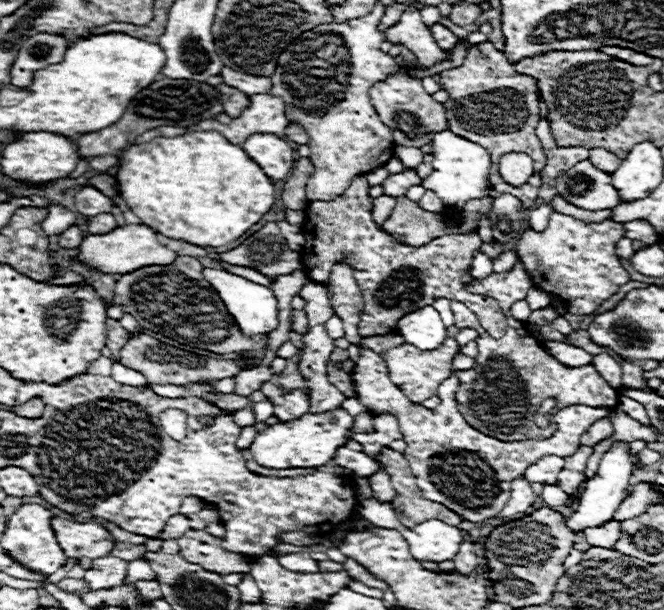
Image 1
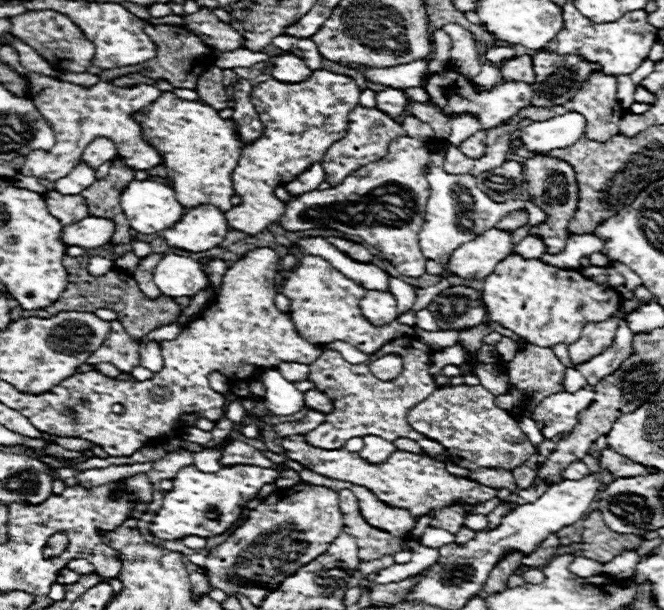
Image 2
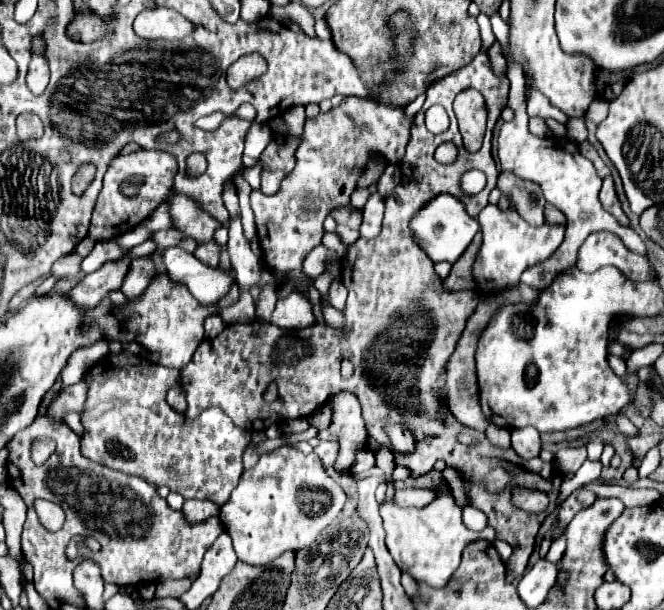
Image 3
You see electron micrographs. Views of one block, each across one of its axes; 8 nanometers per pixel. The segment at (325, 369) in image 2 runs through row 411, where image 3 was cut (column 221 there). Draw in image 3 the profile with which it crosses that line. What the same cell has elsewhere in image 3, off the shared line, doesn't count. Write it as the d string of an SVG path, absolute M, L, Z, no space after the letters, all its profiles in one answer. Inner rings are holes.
M478 54L468 68L460 68L460 72L454 72L452 76L444 76L444 80L432 84L432 88L428 88L426 94L428 94L428 100L424 102L422 110L416 114L416 122L414 122L416 126L412 126L412 132L410 132L412 138L408 142L406 158L402 162L402 168L406 168L406 170L402 170L402 186L396 188L396 196L400 198L400 202L396 202L392 196L388 196L386 198L386 212L384 212L384 222L382 222L380 236L374 238L374 240L356 240L350 246L348 256L342 258L342 282L348 288L348 306L344 310L344 314L346 314L344 334L338 334L336 330L322 330L320 324L314 324L314 326L304 328L304 330L284 330L284 328L278 328L278 326L274 326L270 322L230 324L220 336L206 338L198 346L198 350L194 352L194 358L190 360L190 364L186 368L182 368L180 384L182 384L184 394L186 394L186 400L188 400L188 410L186 410L186 416L188 418L196 418L196 416L200 416L202 410L206 410L210 406L218 406L218 408L222 408L232 418L232 422L236 426L246 428L246 430L252 430L252 422L254 420L268 420L268 424L272 424L272 422L282 422L282 416L286 420L286 418L292 418L292 416L312 414L316 408L320 408L328 400L328 396L334 396L336 392L344 390L344 380L340 378L340 362L342 360L352 360L352 364L354 364L354 376L348 380L348 390L358 396L358 400L360 400L360 404L364 408L366 428L368 428L368 434L372 438L376 438L382 446L388 446L394 452L394 448L390 446L388 436L384 434L384 426L388 426L392 422L402 422L404 420L404 414L412 414L412 420L404 420L404 424L408 424L414 430L414 434L418 438L418 446L416 446L416 450L412 454L406 454L406 456L400 456L398 452L394 452L398 466L408 466L412 470L412 474L418 476L418 474L424 474L424 472L432 470L436 460L444 460L450 468L456 468L458 472L464 472L466 476L472 476L472 482L470 482L472 488L468 488L468 492L466 492L470 504L474 508L480 508L488 516L488 526L494 528L496 540L504 540L504 542L508 542L514 548L510 560L506 562L506 566L508 566L506 580L508 580L508 584L512 584L526 570L528 558L534 552L536 534L538 534L542 522L546 520L546 515L528 514L528 512L522 512L516 506L512 506L511 490L517 484L548 494L550 498L548 510L553 512L557 508L558 492L564 478L561 474L557 473L556 490L554 482L555 473L551 464L544 464L540 458L534 458L532 462L526 462L524 464L524 470L526 472L514 472L514 474L510 474L514 478L511 478L510 483L504 488L504 492L500 492L500 496L492 496L492 492L484 492L484 488L480 488L480 484L476 484L476 480L484 480L484 476L488 476L488 472L492 472L492 468L500 466L502 454L494 446L490 446L488 440L476 440L474 444L464 444L460 440L460 436L462 434L474 436L474 432L470 428L462 426L448 410L444 410L444 404L438 400L438 394L444 394L444 382L442 382L440 376L442 376L442 372L446 368L446 362L448 362L450 354L456 348L456 342L458 342L458 338L460 338L460 334L464 330L466 320L476 310L478 296L476 296L474 290L462 290L462 292L448 292L448 290L444 290L442 284L440 284L440 278L436 278L436 274L434 274L432 260L414 242L412 232L408 230L408 220L416 212L416 208L420 208L422 204L426 204L436 194L442 194L442 192L448 192L448 194L454 194L454 196L464 194L462 188L460 188L460 178L462 178L464 172L474 170L474 168L476 170L482 170L486 174L486 188L482 192L474 194L474 196L466 196L466 210L468 210L470 216L476 218L480 214L480 210L488 204L488 194L496 186L496 180L498 180L496 162L492 158L492 130L494 130L494 124L498 122L502 110L506 108L506 102L508 102L508 82L506 80L498 80L492 74L490 60L488 60L486 54ZM466 88L478 90L484 96L484 100L486 100L486 108L488 108L488 130L486 130L484 144L474 154L468 152L466 148L458 148L456 162L452 162L452 164L440 164L434 158L434 150L442 142L446 142L446 140L452 142L452 118L454 118L452 102L454 102L456 94L462 92L462 90L466 90ZM434 104L444 106L446 112L448 112L448 116L450 116L450 128L444 134L440 134L440 136L428 132L428 128L424 124L424 112L430 106L434 106ZM410 172L412 172L412 178L410 178ZM432 316L440 316L440 320L444 320L444 324L448 324L448 328L456 328L456 340L448 340L448 336L444 336L444 344L440 344L440 328L436 328L436 324L432 324ZM254 330L262 330L262 336L258 332L254 332ZM308 376L316 376L316 384L312 384L308 380ZM302 378L306 378L306 380L302 380ZM272 380L278 384L280 400L268 404L268 402L262 400L262 394L264 394L266 386Z

